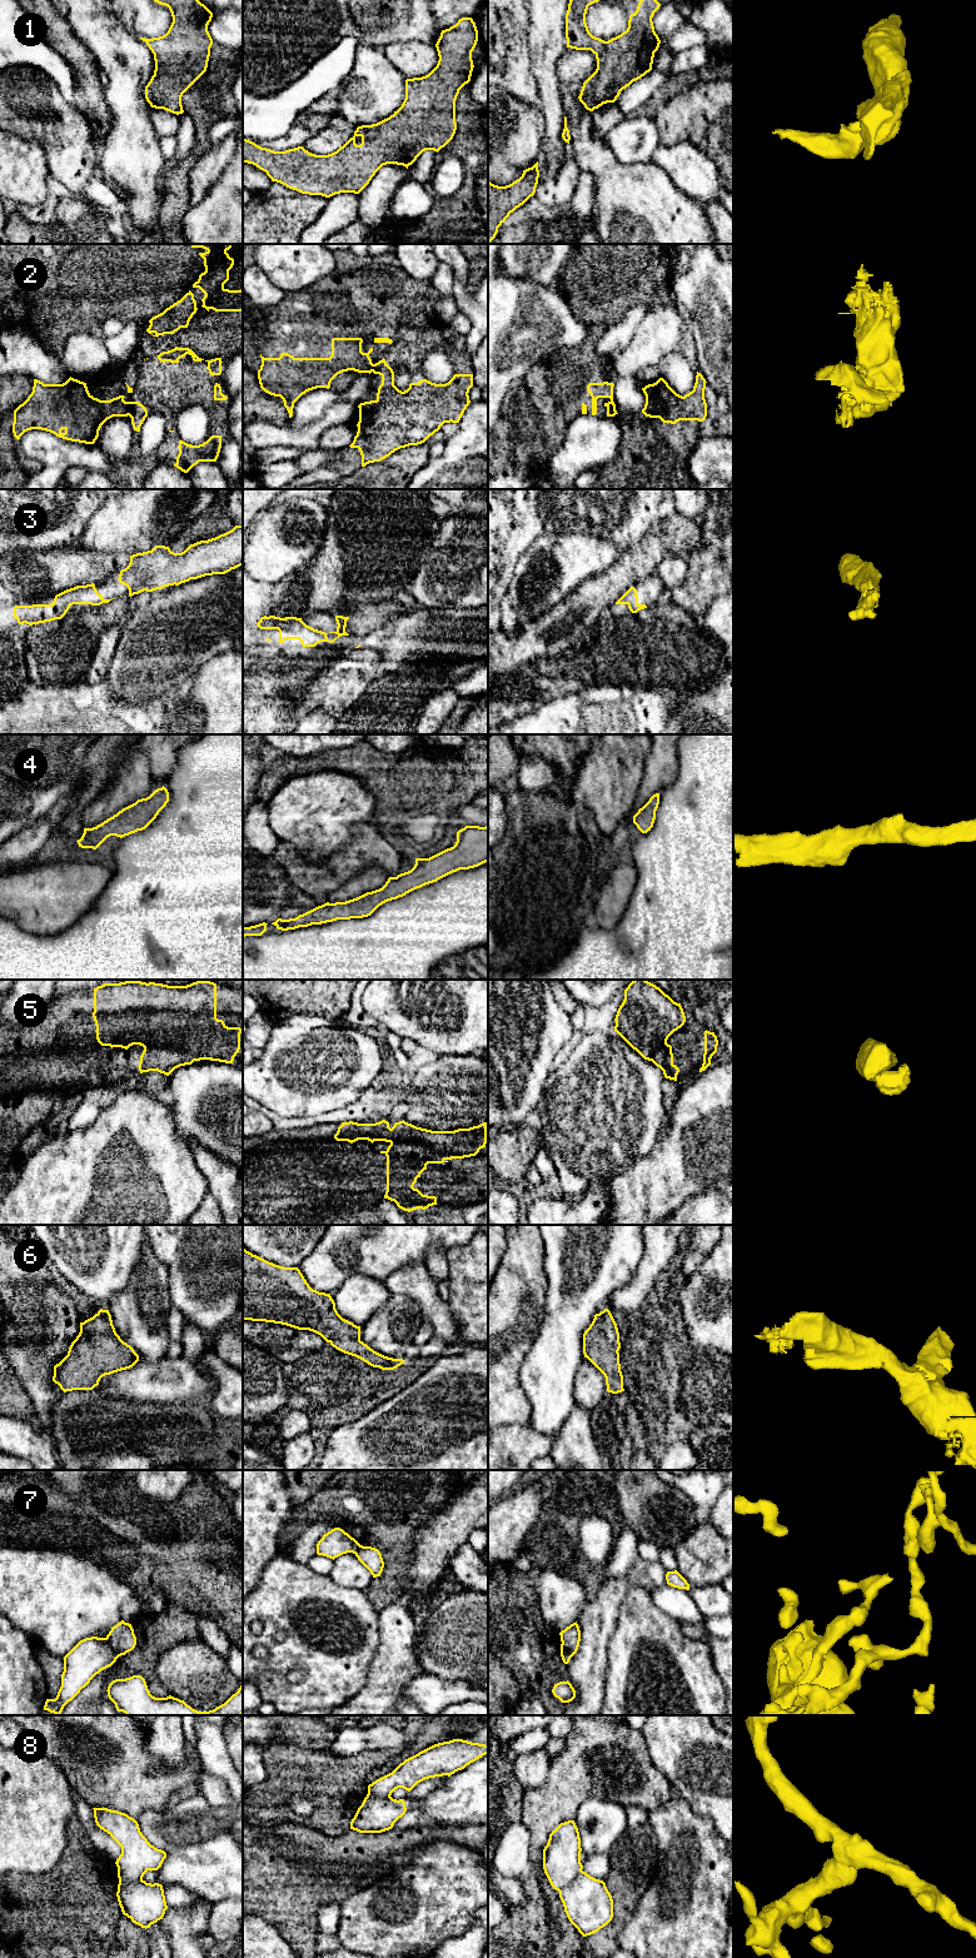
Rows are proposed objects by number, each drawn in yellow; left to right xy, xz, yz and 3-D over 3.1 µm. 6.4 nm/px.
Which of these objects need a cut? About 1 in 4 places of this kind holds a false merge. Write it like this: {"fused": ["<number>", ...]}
{"fused": ["2", "7", "8"]}

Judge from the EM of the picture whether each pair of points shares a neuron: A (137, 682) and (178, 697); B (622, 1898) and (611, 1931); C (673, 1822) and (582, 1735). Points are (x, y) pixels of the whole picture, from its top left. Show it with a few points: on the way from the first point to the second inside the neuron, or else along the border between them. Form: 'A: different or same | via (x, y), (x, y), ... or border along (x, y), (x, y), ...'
A: different | border along (190, 676), (175, 683), (164, 696)
B: same | via (622, 1906), (622, 1914), (617, 1923)
C: different | border along (673, 1790), (663, 1805), (648, 1813)

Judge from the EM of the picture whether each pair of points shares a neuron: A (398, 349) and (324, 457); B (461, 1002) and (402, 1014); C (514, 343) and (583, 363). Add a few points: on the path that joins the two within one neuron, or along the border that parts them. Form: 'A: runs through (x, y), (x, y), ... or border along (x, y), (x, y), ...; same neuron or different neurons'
A: border along (342, 451), (328, 466); different neurons
B: runs through (446, 1002), (417, 1002); same neuron
C: border along (549, 353), (544, 354), (527, 372); different neurons

